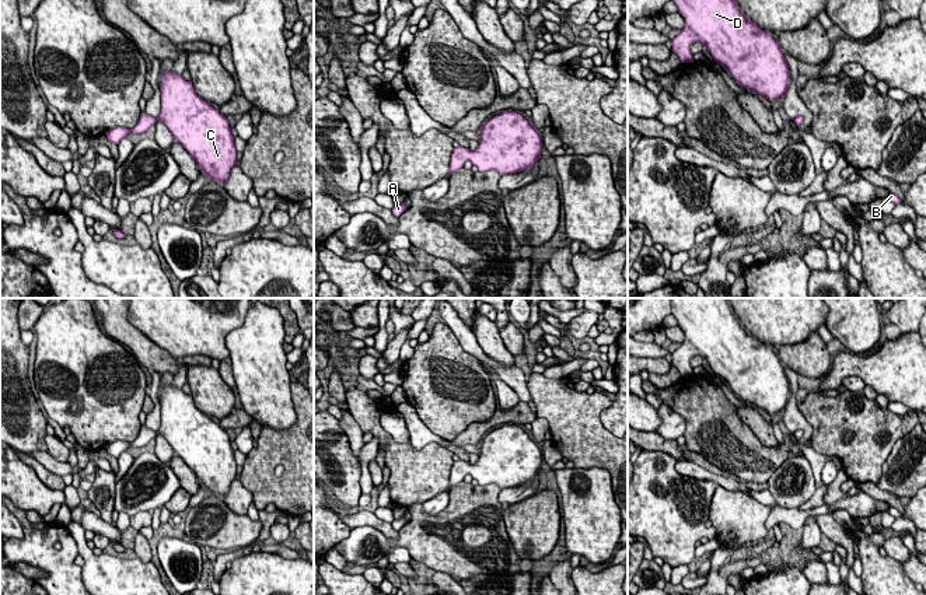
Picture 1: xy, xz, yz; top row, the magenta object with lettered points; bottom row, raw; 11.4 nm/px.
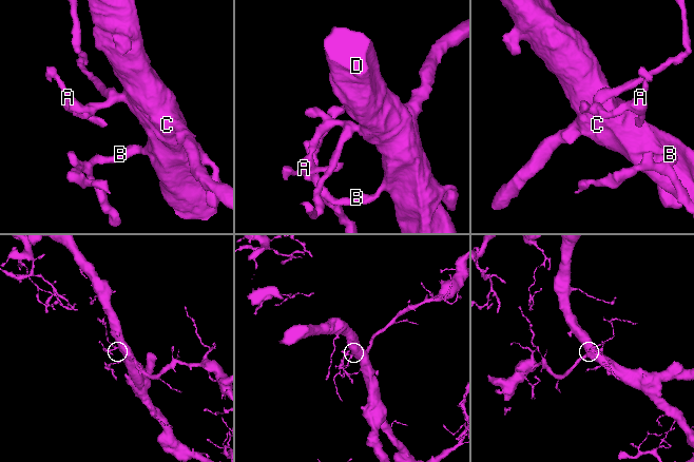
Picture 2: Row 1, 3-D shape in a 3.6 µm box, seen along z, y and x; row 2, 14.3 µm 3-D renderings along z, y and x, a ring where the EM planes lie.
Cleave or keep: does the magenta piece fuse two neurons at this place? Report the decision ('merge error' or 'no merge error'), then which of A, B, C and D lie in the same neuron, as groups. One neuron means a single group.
no merge error | A B C D

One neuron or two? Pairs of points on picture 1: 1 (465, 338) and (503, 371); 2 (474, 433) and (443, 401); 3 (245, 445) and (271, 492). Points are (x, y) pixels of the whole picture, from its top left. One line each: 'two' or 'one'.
1: one
2: two
3: two

